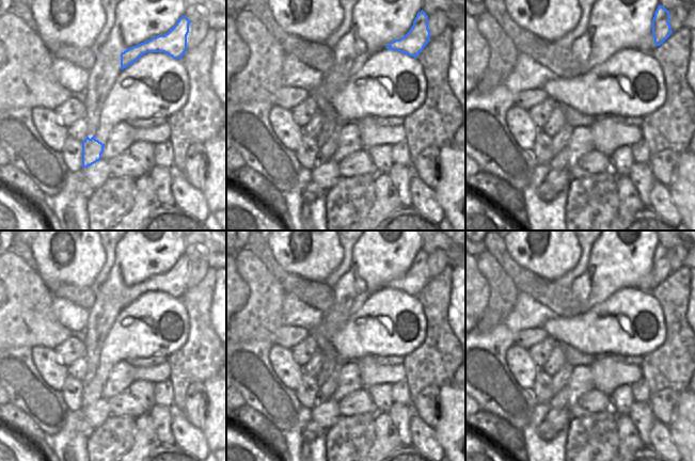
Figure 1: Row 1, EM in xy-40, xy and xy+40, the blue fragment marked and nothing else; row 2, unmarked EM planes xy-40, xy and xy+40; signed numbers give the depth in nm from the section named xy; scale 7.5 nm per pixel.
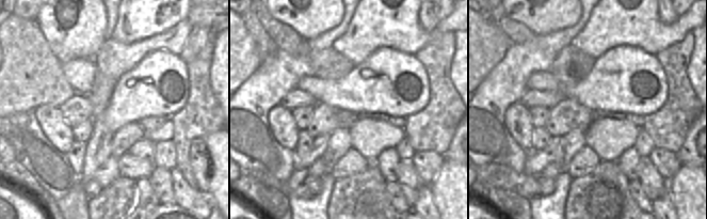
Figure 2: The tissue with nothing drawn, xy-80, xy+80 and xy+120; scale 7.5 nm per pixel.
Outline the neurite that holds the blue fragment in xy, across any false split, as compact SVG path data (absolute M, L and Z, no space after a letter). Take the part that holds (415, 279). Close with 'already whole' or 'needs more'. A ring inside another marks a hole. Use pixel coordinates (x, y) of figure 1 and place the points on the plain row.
M422 249L417 252L409 271L404 276L391 281L385 287L417 297L430 280L429 275L430 270L428 268L428 255Z; already whole

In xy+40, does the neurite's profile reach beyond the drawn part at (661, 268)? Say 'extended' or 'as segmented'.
as segmented

